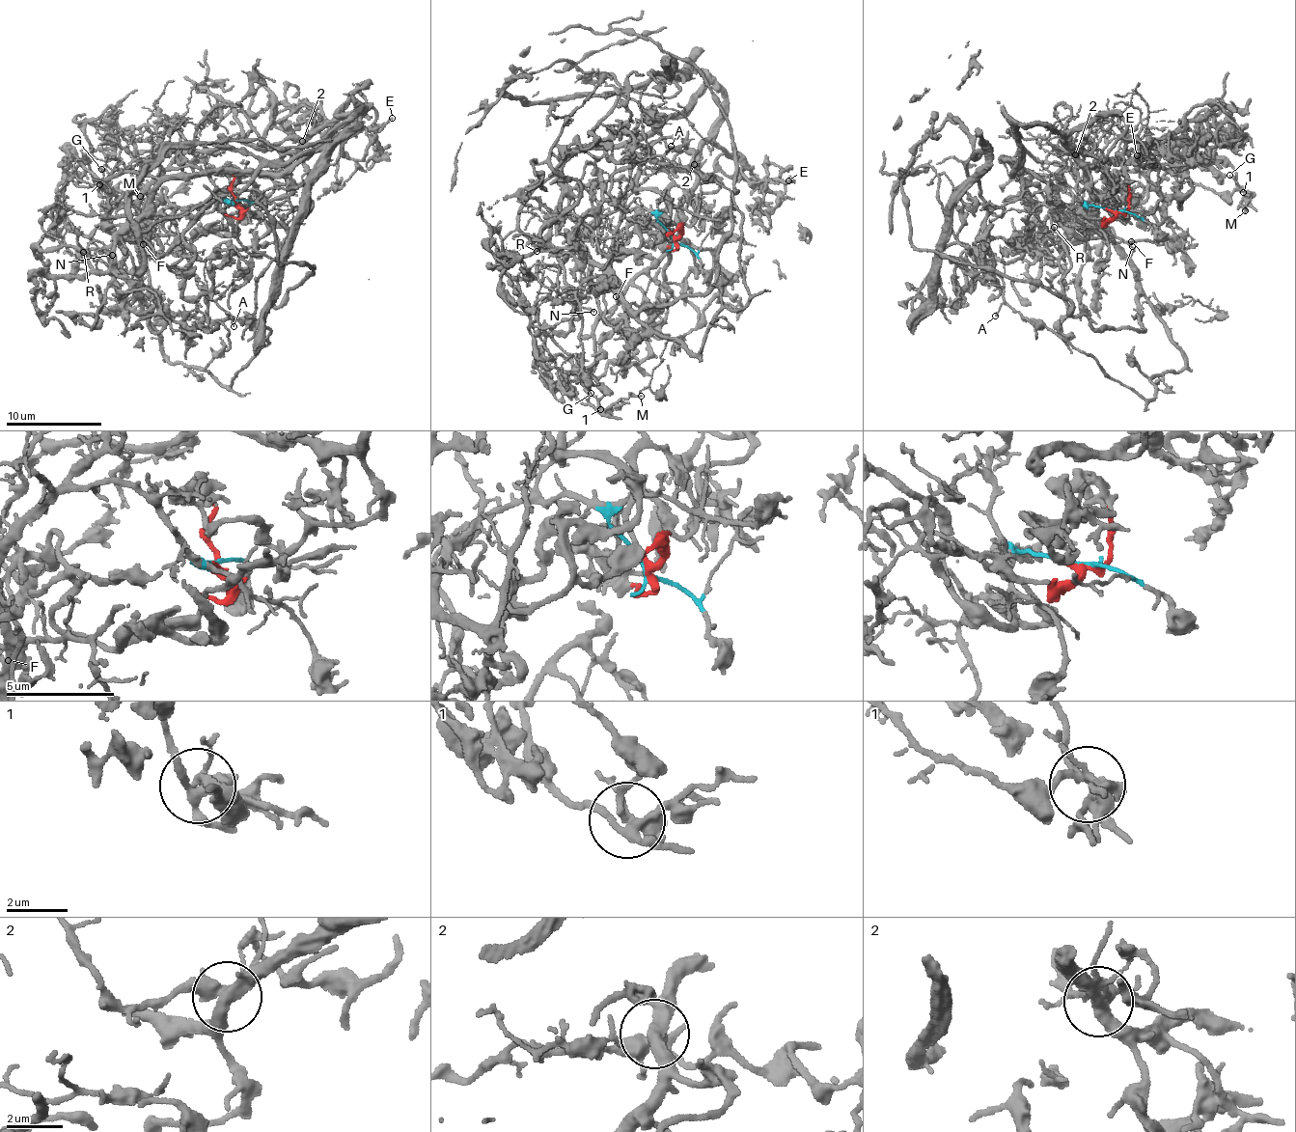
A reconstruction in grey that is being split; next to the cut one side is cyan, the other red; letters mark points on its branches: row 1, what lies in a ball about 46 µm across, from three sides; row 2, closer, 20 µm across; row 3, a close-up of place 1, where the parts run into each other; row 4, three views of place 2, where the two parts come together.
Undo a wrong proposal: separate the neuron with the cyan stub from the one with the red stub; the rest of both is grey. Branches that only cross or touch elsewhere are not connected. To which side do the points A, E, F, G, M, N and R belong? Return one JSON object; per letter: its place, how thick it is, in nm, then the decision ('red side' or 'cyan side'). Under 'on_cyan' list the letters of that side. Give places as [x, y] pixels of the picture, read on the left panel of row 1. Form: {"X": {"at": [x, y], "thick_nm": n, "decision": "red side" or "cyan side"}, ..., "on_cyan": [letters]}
{"A": {"at": [234, 326], "thick_nm": 100, "decision": "cyan side"}, "E": {"at": [392, 118], "thick_nm": 150, "decision": "red side"}, "F": {"at": [143, 244], "thick_nm": 130, "decision": "cyan side"}, "G": {"at": [101, 169], "thick_nm": 150, "decision": "cyan side"}, "M": {"at": [140, 196], "thick_nm": 180, "decision": "red side"}, "N": {"at": [112, 255], "thick_nm": 130, "decision": "cyan side"}, "R": {"at": [83, 252], "thick_nm": 130, "decision": "red side"}, "on_cyan": ["A", "F", "G", "N"]}

